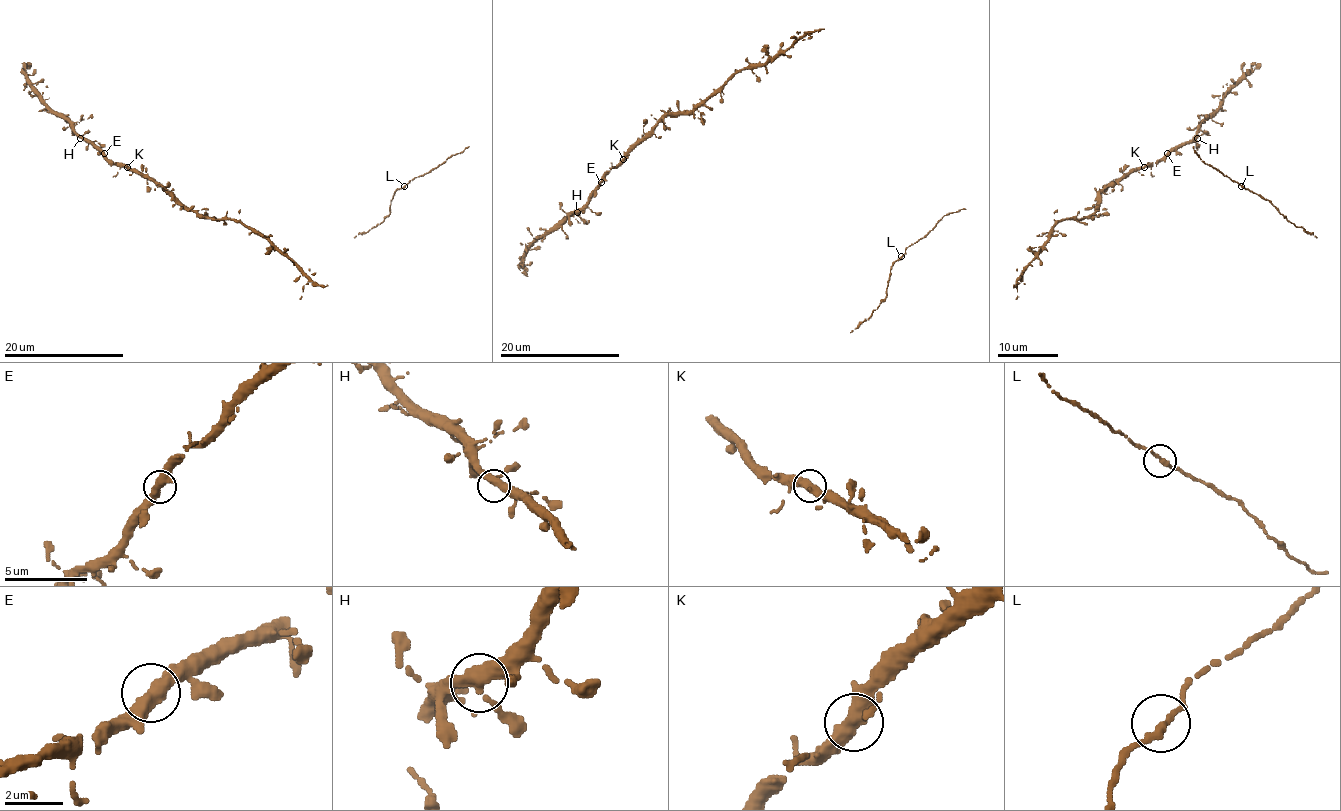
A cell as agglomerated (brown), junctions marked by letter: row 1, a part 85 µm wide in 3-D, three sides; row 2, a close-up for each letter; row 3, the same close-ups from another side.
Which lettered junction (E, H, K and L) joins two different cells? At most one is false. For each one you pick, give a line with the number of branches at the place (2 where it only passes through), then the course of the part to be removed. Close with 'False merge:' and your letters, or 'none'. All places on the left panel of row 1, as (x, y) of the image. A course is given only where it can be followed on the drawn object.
False merge: none

